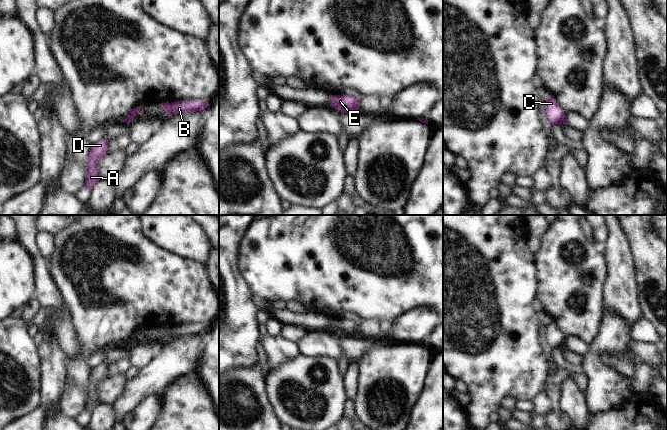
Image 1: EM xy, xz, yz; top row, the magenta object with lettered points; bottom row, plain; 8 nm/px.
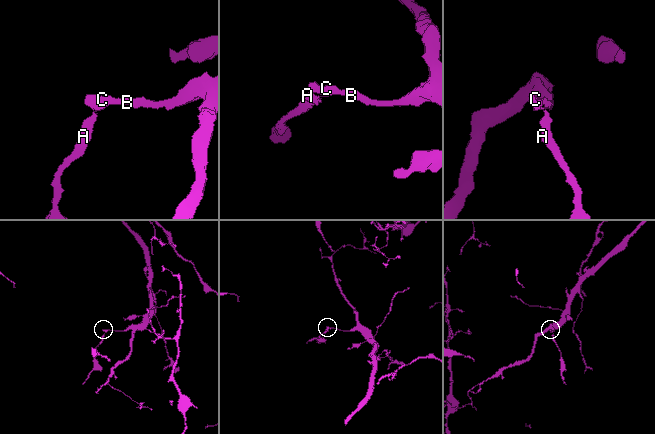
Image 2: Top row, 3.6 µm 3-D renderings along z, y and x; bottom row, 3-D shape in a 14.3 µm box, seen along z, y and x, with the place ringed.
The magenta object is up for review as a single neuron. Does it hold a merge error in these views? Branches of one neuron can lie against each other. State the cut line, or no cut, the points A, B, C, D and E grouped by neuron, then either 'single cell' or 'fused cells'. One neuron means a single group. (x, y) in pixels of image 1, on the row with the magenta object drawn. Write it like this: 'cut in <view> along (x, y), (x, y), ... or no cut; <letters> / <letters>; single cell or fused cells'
cut in xy along (132, 118), (121, 120); A D / B C E; fused cells

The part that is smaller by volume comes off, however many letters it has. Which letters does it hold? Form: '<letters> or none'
A, D

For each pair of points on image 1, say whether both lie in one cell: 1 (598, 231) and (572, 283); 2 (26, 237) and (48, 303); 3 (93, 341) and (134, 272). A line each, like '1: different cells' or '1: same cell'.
1: different cells
2: same cell
3: same cell

